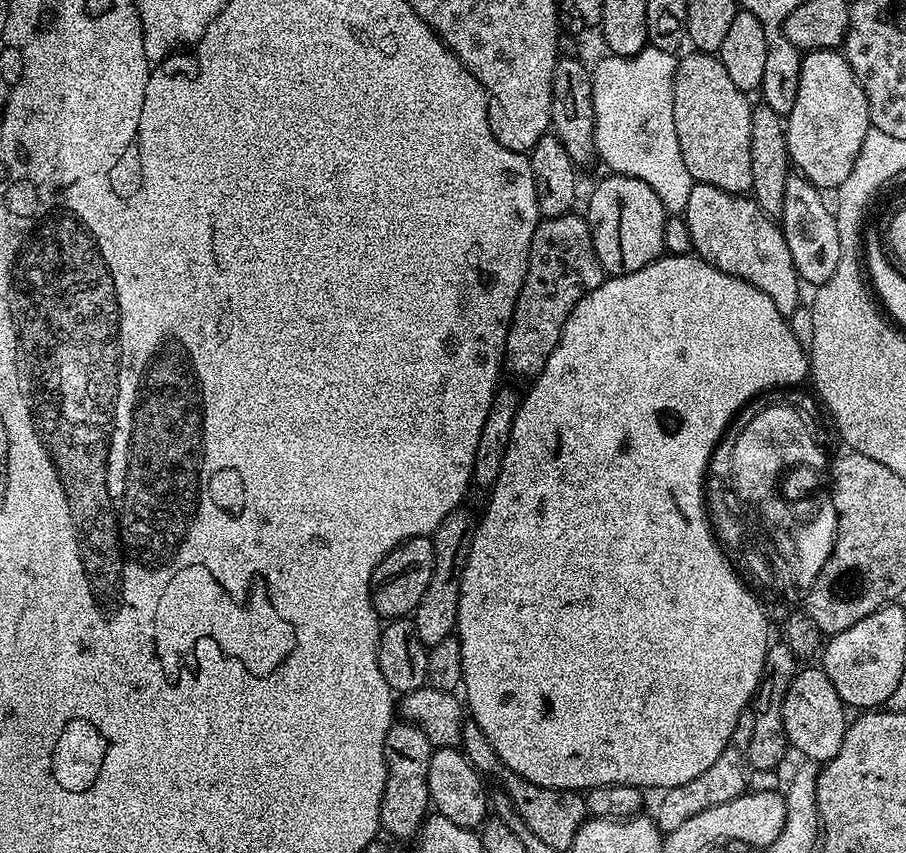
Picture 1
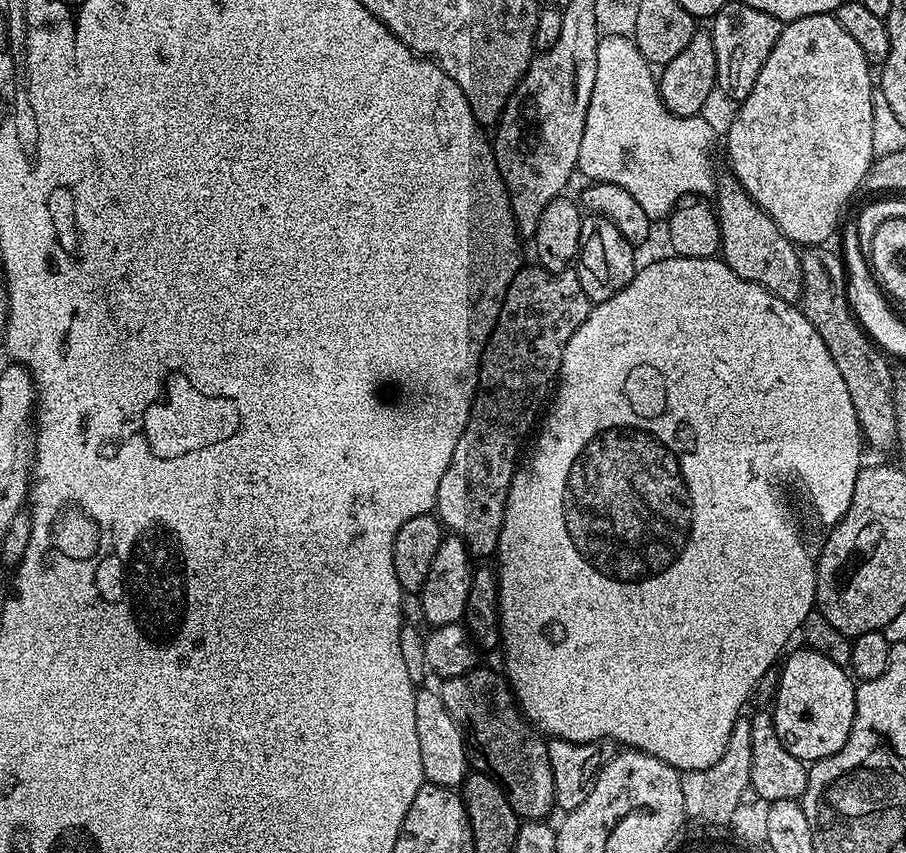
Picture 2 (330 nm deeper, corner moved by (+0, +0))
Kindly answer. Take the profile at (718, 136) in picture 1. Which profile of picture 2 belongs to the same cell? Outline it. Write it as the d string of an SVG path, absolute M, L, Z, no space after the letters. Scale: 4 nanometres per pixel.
M731 174L716 180L714 204L720 221L720 252L724 263L730 266L730 270L734 270L734 274L738 274L738 278L762 286L787 304L796 304L802 294L802 266L797 245L788 240L786 234L782 234L780 227L756 205L754 198L746 194L746 190Z

